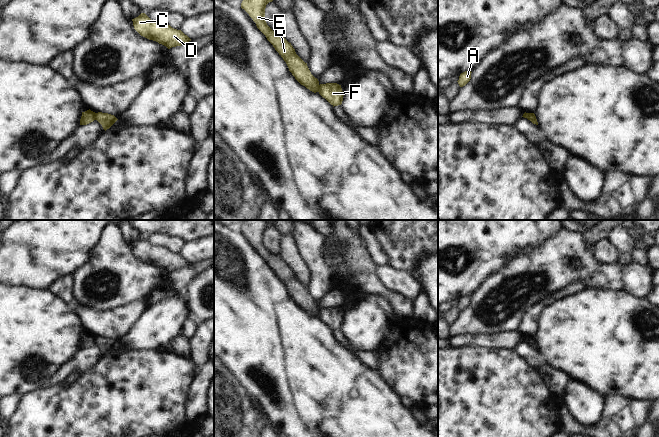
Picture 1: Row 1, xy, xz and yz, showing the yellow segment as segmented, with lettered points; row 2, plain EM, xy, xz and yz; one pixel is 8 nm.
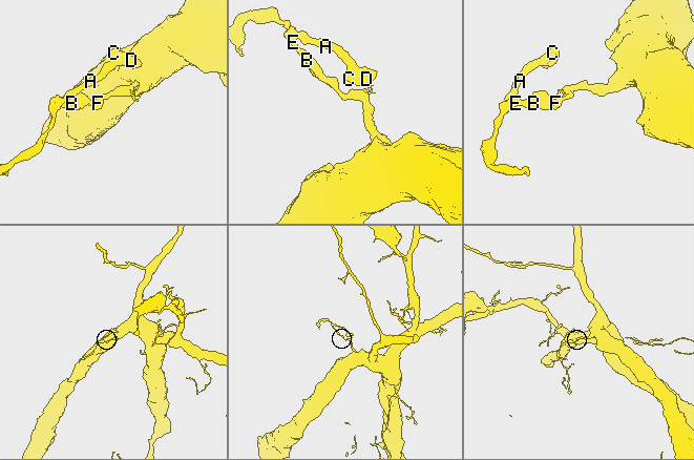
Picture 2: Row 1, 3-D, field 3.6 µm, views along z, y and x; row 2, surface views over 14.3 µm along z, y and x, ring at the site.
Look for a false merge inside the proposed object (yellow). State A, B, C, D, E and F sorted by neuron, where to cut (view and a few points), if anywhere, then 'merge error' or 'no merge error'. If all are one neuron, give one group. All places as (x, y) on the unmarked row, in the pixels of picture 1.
A B C D E / F | xy (94, 337), (95, 343) | merge error

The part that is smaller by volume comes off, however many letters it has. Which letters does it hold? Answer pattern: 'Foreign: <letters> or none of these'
Foreign: A, B, C, D, E

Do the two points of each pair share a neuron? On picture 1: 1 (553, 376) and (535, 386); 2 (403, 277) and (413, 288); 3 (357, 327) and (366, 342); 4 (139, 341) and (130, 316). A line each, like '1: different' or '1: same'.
1: different
2: same
3: same
4: different

